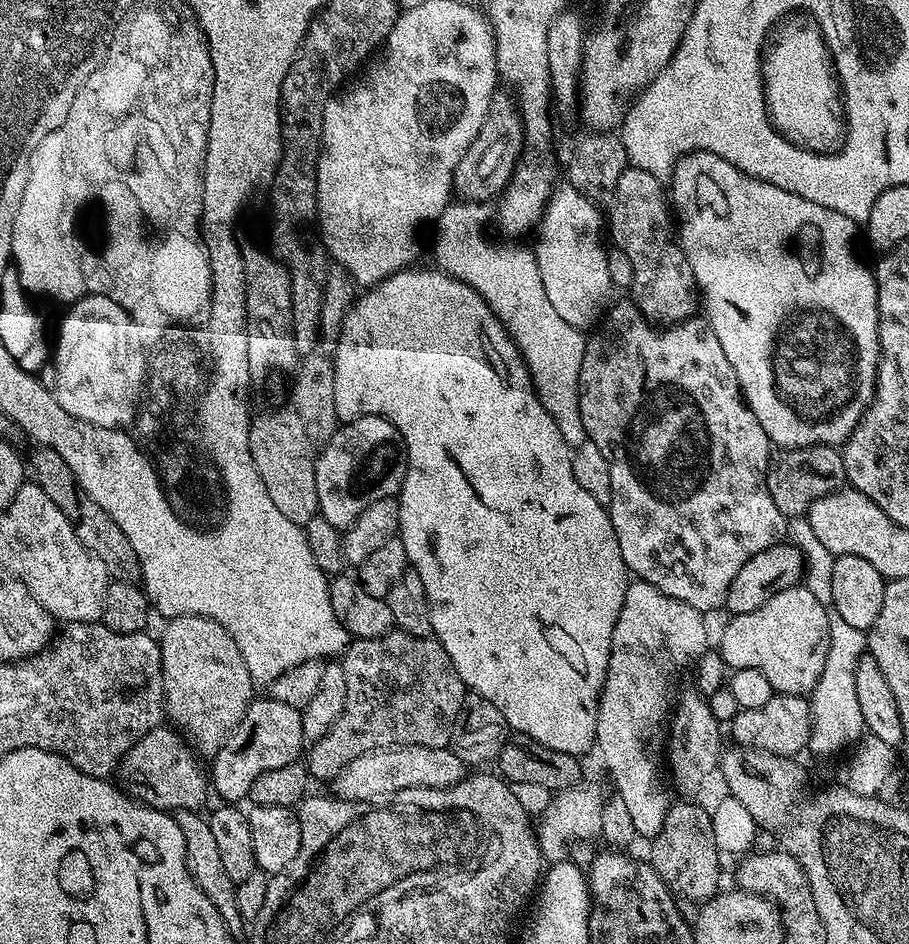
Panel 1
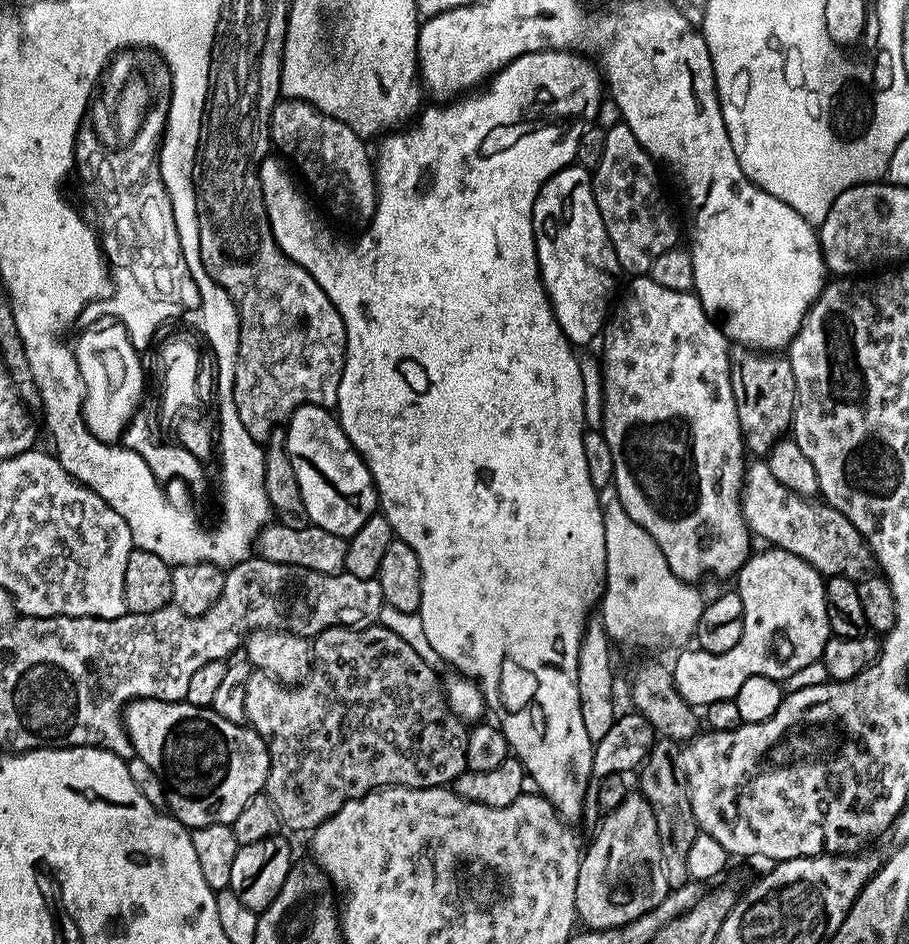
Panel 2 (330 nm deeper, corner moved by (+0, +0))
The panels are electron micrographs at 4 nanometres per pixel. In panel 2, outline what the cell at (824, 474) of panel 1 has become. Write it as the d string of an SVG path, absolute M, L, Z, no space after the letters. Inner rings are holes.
M743 346L733 347L731 354L730 378L734 386L734 402L738 406L738 422L744 435L744 447L753 457L764 458L777 442L785 439L792 427L792 415L796 409L794 370L784 354Z

